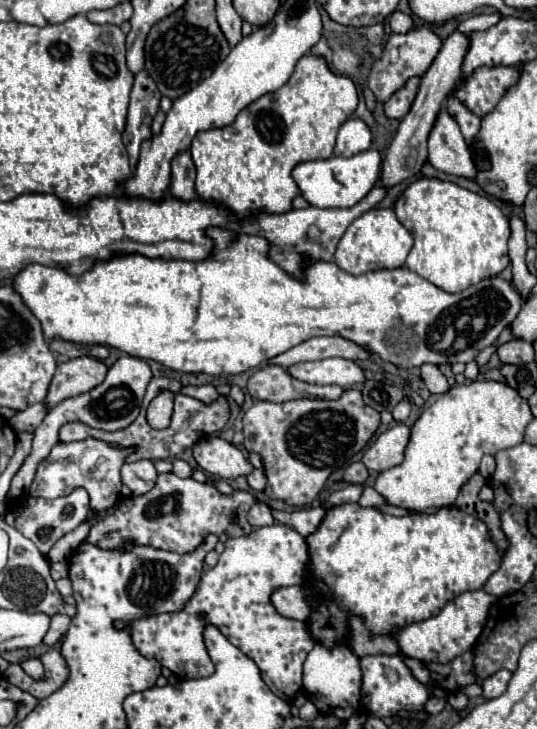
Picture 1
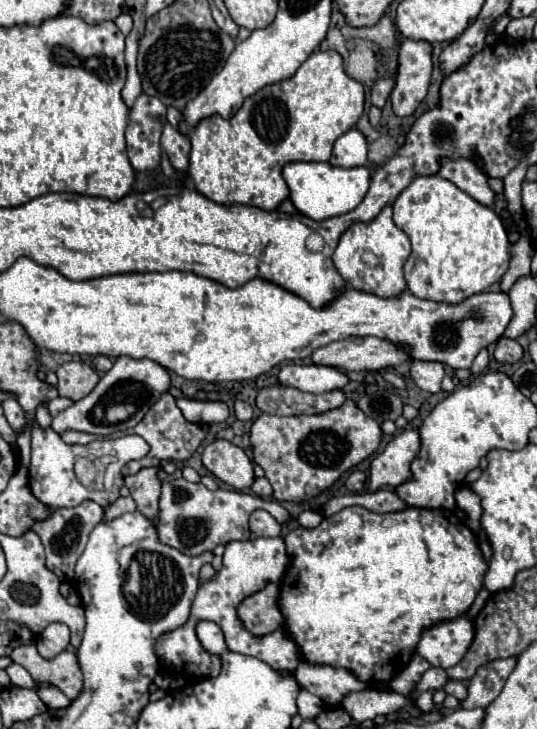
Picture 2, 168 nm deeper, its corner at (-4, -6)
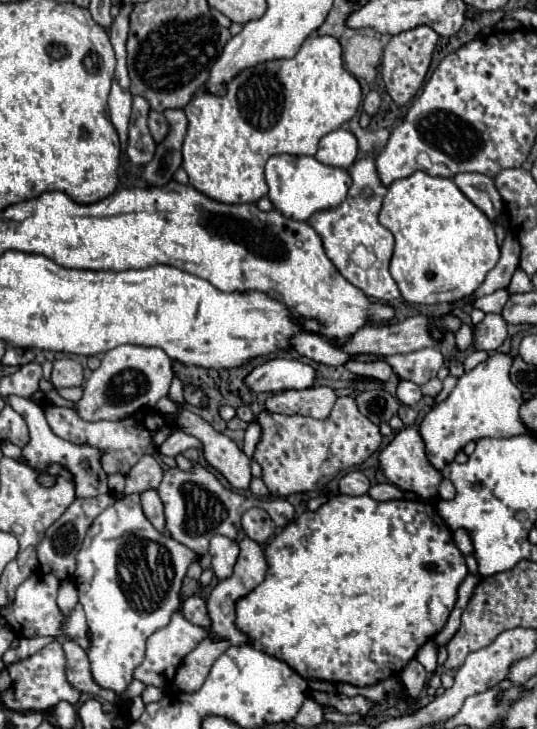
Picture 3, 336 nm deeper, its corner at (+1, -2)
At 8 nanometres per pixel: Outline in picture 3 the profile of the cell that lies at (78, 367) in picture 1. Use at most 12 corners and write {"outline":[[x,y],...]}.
{"outline":[[73,359],[53,363],[57,389],[83,383],[83,367]]}

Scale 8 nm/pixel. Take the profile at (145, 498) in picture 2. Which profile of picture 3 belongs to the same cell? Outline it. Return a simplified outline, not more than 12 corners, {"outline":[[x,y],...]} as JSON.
{"outline":[[155,489],[141,493],[145,517],[165,531],[163,503]]}

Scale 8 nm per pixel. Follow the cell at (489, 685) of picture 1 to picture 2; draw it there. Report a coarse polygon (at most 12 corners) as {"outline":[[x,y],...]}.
{"outline":[[496,659],[476,671],[464,709],[486,709],[502,691],[516,659]]}

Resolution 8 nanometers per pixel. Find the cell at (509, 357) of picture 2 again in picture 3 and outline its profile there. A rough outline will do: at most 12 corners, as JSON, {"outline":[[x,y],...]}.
{"outline":[[487,313],[473,329],[473,347],[497,351],[507,337],[507,323]]}

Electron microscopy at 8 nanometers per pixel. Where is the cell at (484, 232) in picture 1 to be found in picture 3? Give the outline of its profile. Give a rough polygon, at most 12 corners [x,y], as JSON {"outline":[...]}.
{"outline":[[453,179],[393,181],[379,223],[407,303],[467,297],[499,261]]}

